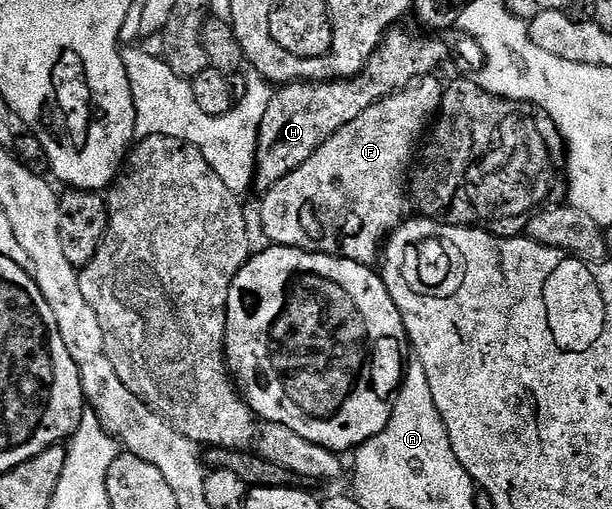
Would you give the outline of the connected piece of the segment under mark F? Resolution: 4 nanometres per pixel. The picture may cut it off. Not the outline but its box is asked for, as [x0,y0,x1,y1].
[261,77,443,265]

